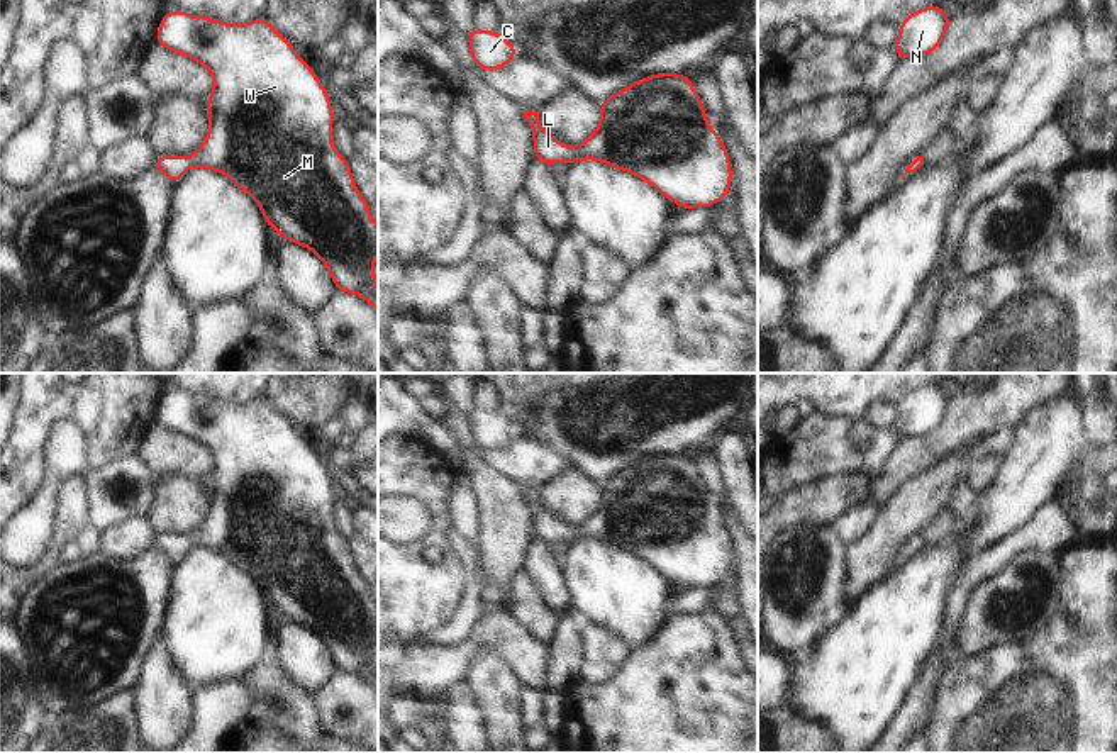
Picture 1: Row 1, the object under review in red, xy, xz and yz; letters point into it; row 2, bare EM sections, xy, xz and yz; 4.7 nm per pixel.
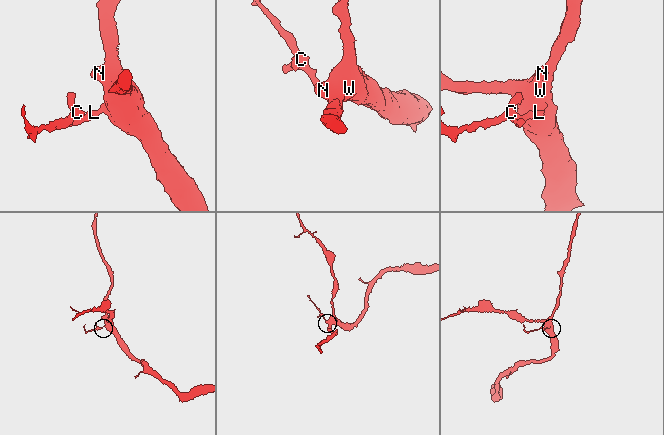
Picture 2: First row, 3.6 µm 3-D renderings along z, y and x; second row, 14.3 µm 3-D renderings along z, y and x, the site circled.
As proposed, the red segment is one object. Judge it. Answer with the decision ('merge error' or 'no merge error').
no merge error

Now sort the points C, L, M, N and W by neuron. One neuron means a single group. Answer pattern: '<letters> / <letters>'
C L M N W

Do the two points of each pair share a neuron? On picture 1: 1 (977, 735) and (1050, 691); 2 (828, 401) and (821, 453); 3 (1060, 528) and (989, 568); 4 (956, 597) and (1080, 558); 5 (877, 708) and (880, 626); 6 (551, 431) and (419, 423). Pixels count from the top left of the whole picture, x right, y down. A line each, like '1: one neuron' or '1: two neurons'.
1: one neuron
2: two neurons
3: one neuron
4: two neurons
5: one neuron
6: two neurons

